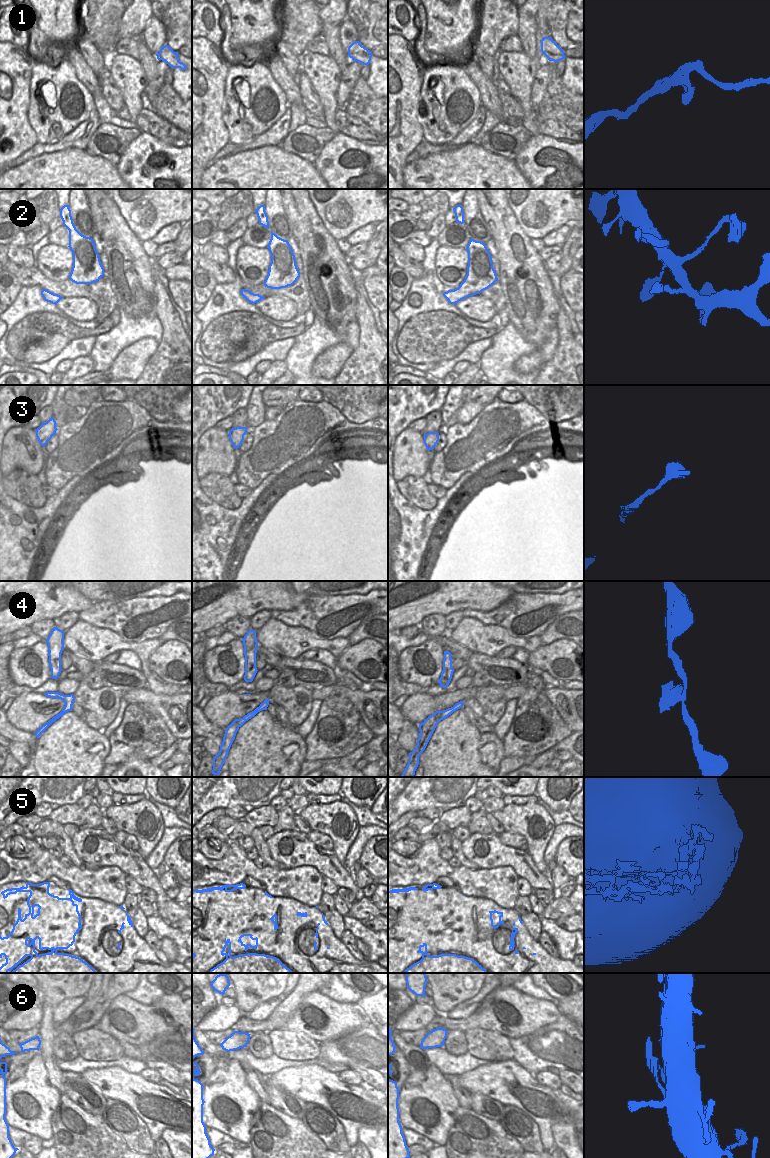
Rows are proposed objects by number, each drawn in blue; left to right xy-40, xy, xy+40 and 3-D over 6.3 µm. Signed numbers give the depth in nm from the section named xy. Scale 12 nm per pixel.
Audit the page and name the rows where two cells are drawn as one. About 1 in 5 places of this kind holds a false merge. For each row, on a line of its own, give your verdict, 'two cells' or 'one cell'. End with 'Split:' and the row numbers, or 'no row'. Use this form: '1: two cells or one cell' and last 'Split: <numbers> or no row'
1: two cells
2: one cell
3: one cell
4: one cell
5: one cell
6: one cell
Split: 1

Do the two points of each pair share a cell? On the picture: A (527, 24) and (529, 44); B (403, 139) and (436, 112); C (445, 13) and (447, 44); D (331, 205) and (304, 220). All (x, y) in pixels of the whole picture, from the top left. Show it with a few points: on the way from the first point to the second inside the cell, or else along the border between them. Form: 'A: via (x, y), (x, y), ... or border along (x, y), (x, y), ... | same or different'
A: via (527, 29), (528, 39) | same
B: border along (419, 102), (417, 121), (422, 129), (424, 139) | different
C: via (453, 18), (454, 25), (449, 36) | same
D: border along (310, 199), (324, 227), (329, 232) | different

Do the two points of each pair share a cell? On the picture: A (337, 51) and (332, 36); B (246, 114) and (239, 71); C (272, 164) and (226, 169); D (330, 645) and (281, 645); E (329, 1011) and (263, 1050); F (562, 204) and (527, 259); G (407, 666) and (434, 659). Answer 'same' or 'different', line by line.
A: same
B: same
C: same
D: same
E: different
F: different
G: same

